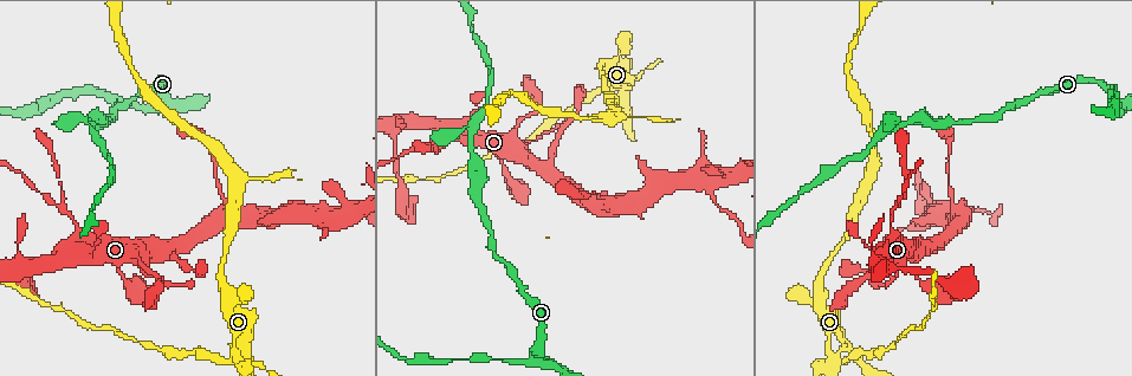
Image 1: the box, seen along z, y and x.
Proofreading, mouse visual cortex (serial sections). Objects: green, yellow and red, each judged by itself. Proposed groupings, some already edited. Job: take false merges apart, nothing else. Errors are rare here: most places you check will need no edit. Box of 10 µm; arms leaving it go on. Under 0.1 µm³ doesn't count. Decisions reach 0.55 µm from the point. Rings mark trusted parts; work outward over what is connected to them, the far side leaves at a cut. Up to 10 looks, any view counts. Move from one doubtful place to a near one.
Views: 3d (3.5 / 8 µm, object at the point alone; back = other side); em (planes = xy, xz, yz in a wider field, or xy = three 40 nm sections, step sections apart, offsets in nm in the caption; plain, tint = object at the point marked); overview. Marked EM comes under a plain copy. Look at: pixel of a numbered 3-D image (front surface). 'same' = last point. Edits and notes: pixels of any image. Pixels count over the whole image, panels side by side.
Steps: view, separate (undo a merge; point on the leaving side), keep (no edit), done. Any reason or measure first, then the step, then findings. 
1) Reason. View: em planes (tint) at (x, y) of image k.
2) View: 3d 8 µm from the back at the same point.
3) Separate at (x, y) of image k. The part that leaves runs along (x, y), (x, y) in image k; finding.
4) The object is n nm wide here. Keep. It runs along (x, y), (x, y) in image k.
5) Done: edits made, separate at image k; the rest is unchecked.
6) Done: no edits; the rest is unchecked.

A narrow waist. View: 3d 8 µm from the back at (881, 134) of image 1.

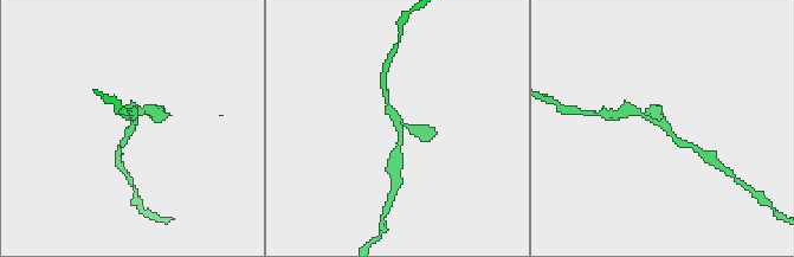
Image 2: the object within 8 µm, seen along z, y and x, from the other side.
Now the EM. View: em xy step 2 (tint) at the same point.

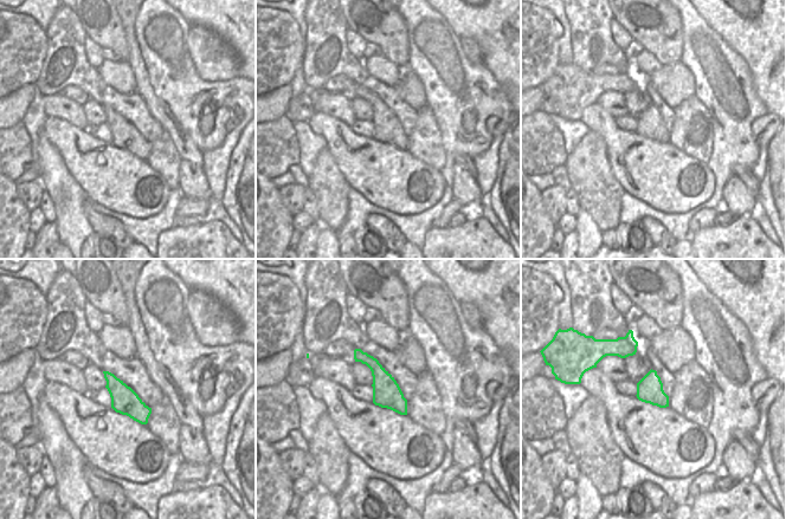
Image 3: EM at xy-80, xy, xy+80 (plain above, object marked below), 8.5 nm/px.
Keep. Continuous, no second cell.

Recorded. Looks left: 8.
Sudden change in width. View: 3d 3.5 µm at (23, 268) of image 1.

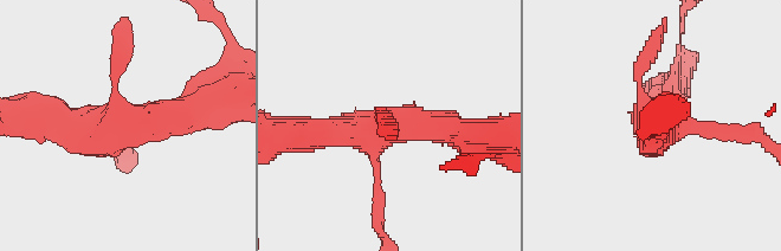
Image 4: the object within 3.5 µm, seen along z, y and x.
View: em xy step 2 (tint) at (121, 121) of image 4.

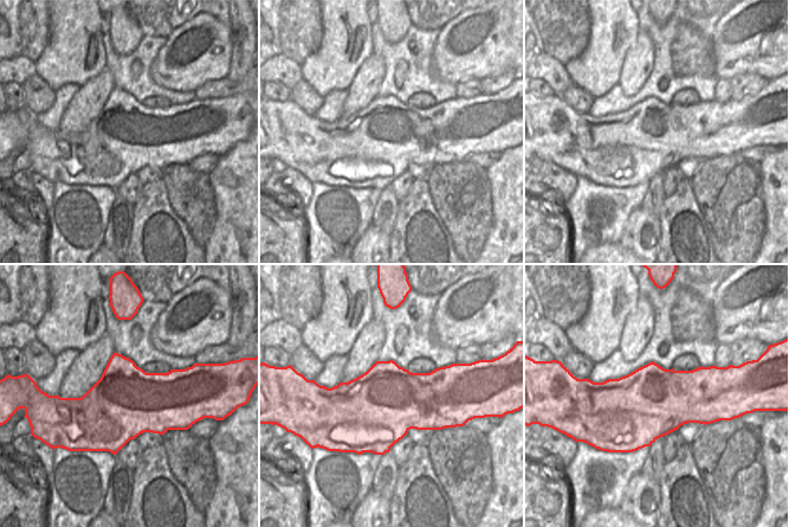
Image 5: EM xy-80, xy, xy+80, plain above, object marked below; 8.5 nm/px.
Keep. It runs along (463, 135), (380, 129), (380, 197) in image 4; all the same cell.

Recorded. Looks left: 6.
View: 3d 8 µm at (74, 217) of image 1.

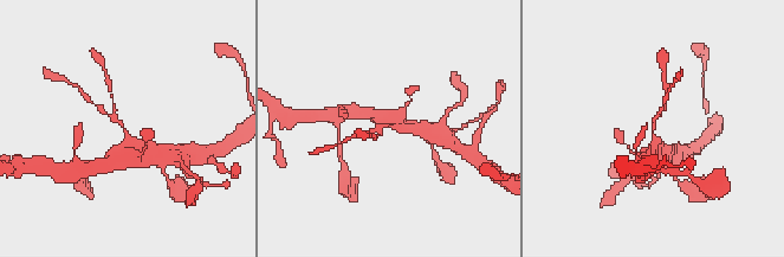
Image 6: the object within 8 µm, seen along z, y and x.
View: 3d 3.5 µm at the same point.

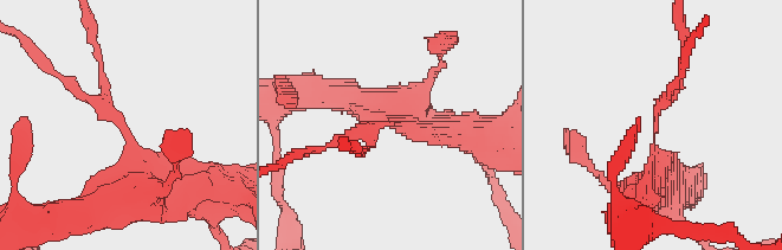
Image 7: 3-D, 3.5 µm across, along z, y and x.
View: em xy step 3 (tint) at (391, 123) of image 7.

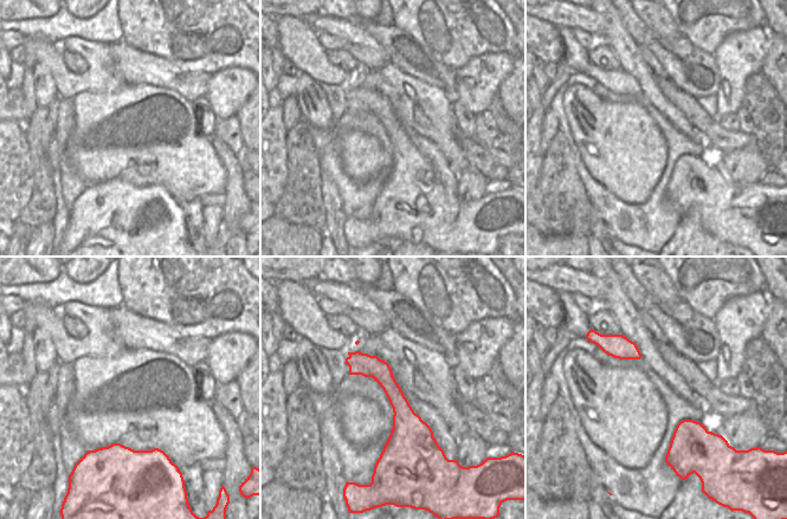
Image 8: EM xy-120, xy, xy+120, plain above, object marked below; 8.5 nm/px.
Keep. Continuous, no second cell.

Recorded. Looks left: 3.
Three-way junction. View: em xy step 1 (tint) at (534, 355) of image 1.

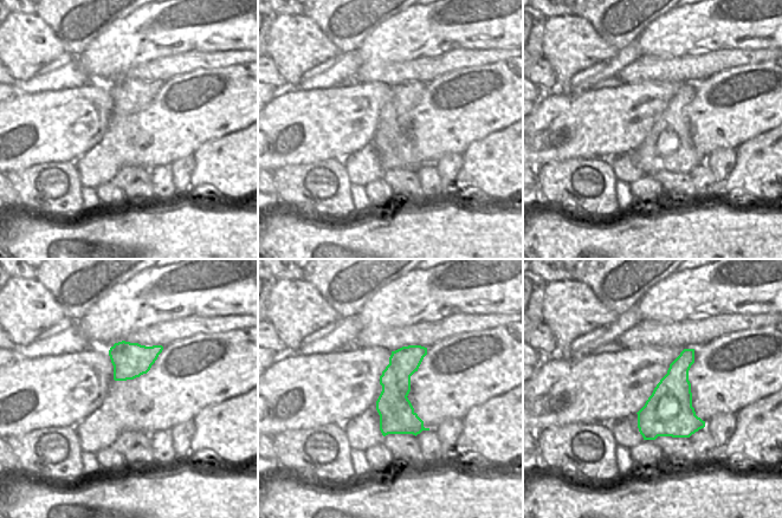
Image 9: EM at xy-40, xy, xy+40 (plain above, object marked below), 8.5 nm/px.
View: 3d 3.5 µm at the same point.

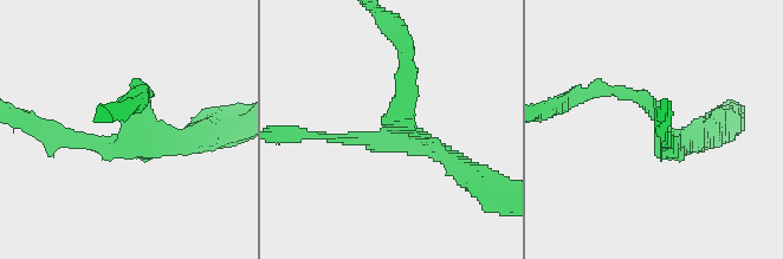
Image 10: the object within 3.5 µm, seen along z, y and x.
3 arms meet here. Keep. It runs along (408, 63), (400, 129), (342, 138) in image 10; continuous, no second cell.

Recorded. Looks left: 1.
Done: no edits; the rest is unchecked.

